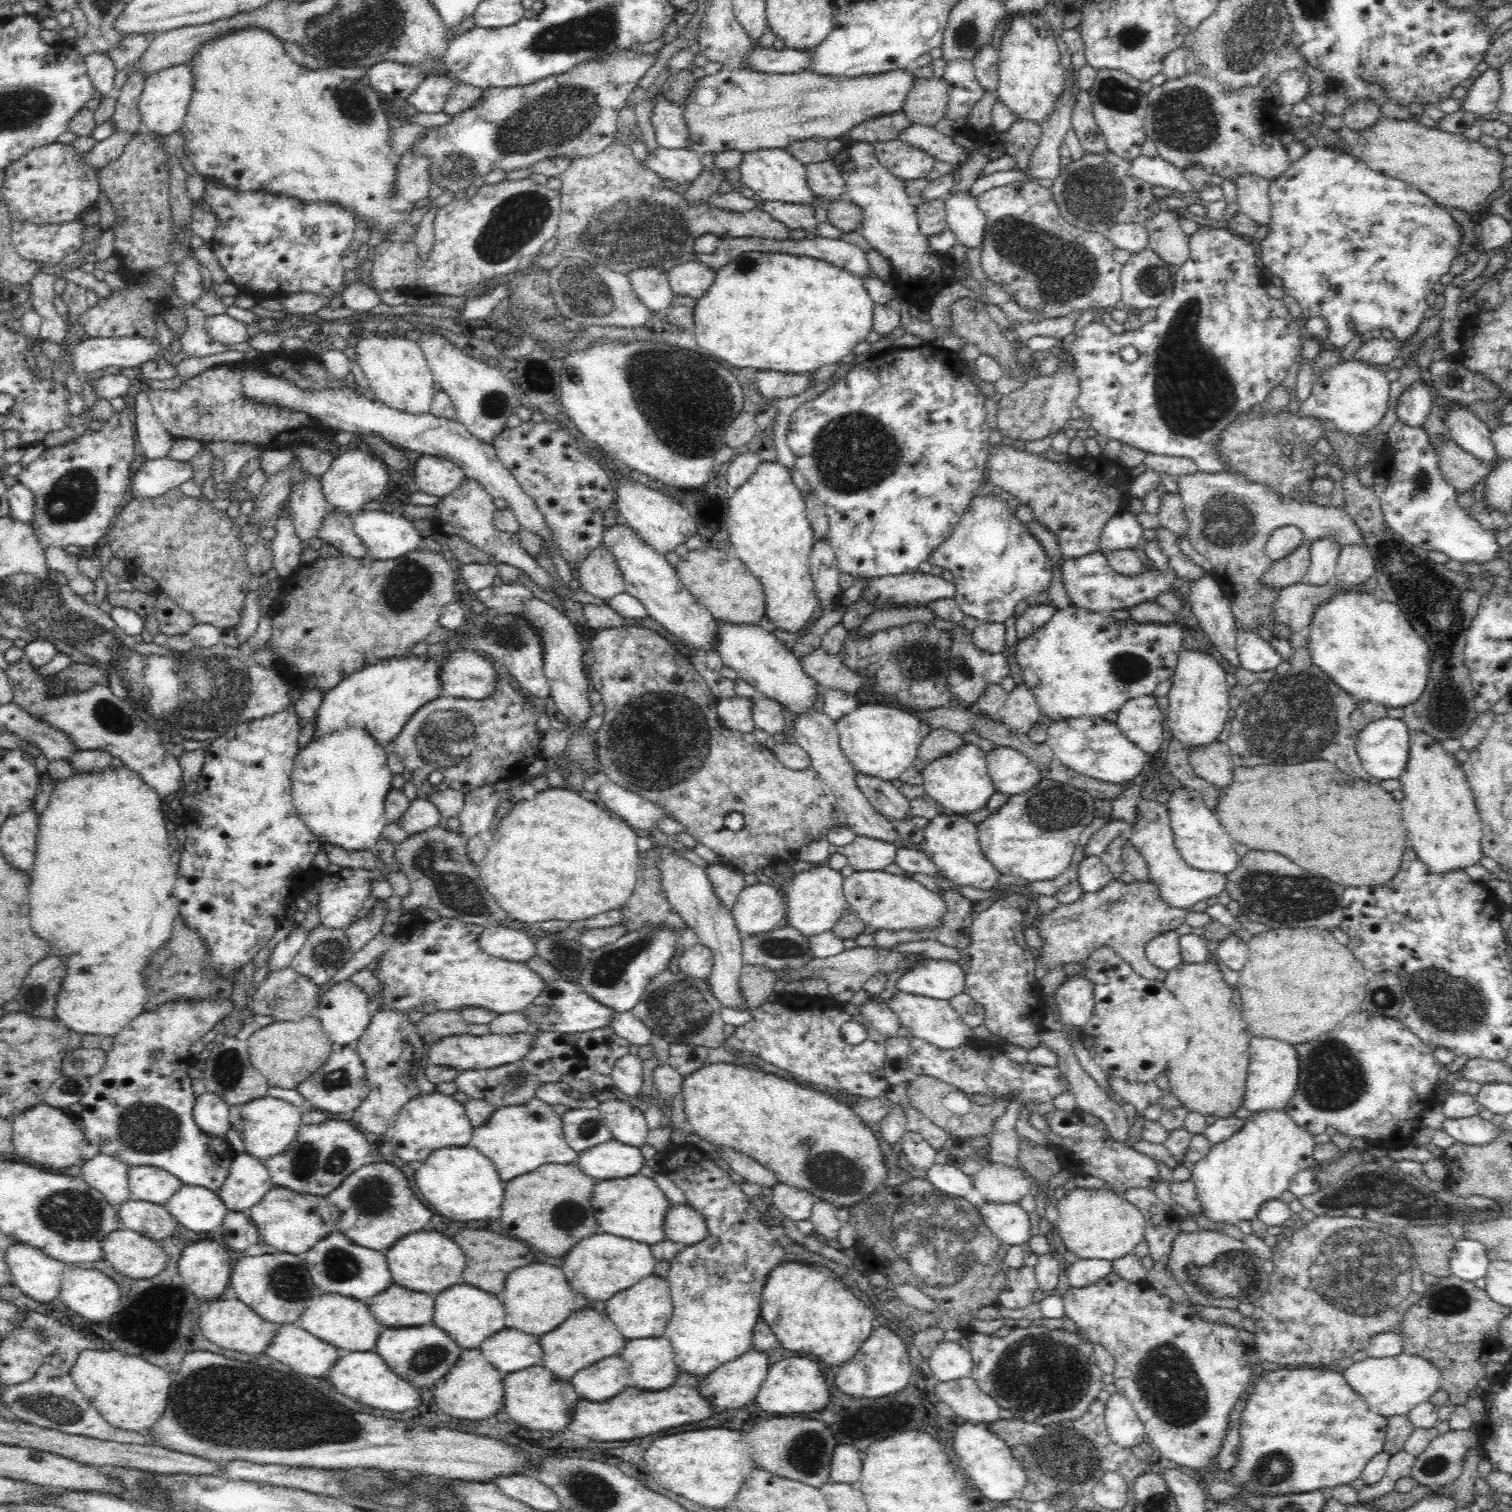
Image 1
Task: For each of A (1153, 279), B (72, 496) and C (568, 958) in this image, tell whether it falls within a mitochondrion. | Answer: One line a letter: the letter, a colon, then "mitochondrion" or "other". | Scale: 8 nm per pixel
A: mitochondrion
B: mitochondrion
C: mitochondrion

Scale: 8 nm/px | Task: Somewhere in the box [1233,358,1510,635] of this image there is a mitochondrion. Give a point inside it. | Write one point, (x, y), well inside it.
(1396, 560)

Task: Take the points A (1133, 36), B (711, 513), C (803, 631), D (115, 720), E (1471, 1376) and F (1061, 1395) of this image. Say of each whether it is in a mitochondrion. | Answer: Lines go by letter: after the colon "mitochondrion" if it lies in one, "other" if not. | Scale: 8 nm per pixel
A: mitochondrion
B: other
C: other
D: mitochondrion
E: other
F: mitochondrion

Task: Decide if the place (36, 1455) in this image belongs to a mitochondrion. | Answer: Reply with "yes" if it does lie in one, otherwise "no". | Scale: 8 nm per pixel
no

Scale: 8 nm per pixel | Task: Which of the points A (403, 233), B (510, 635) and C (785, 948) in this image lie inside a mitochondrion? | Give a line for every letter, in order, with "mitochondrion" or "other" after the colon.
A: other
B: mitochondrion
C: mitochondrion

